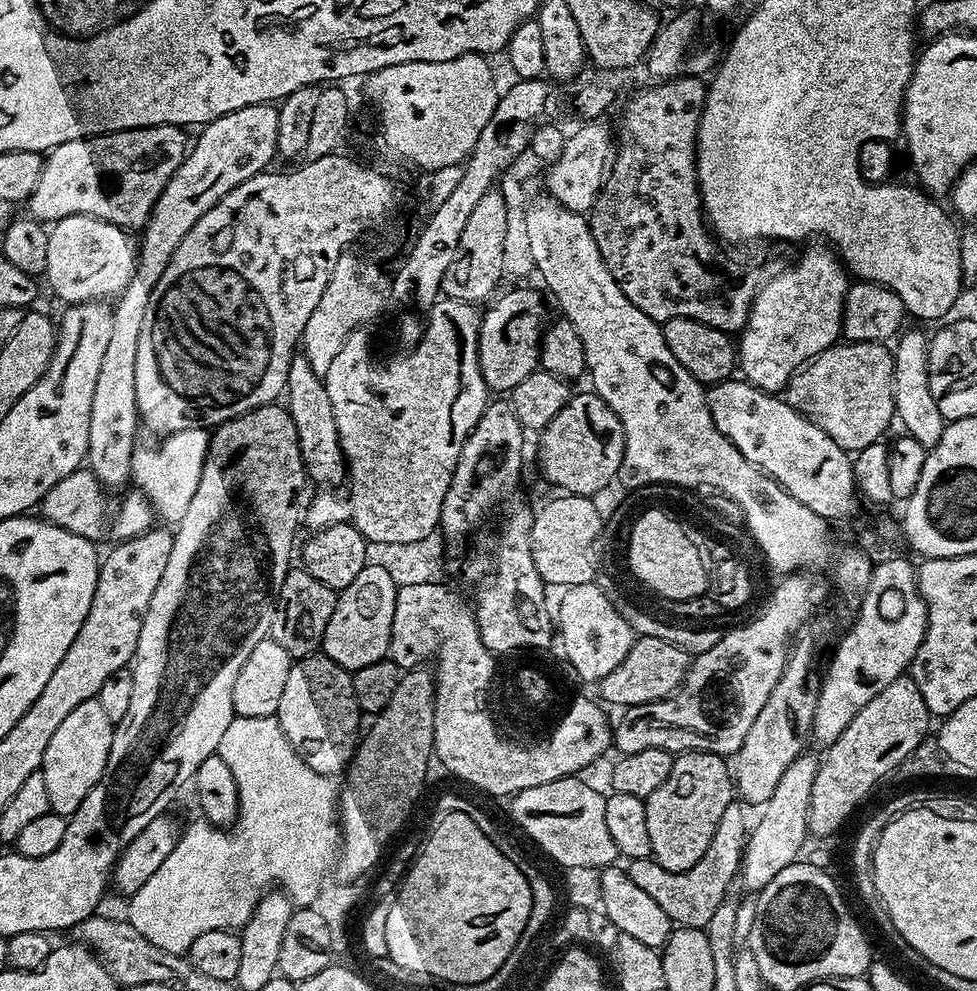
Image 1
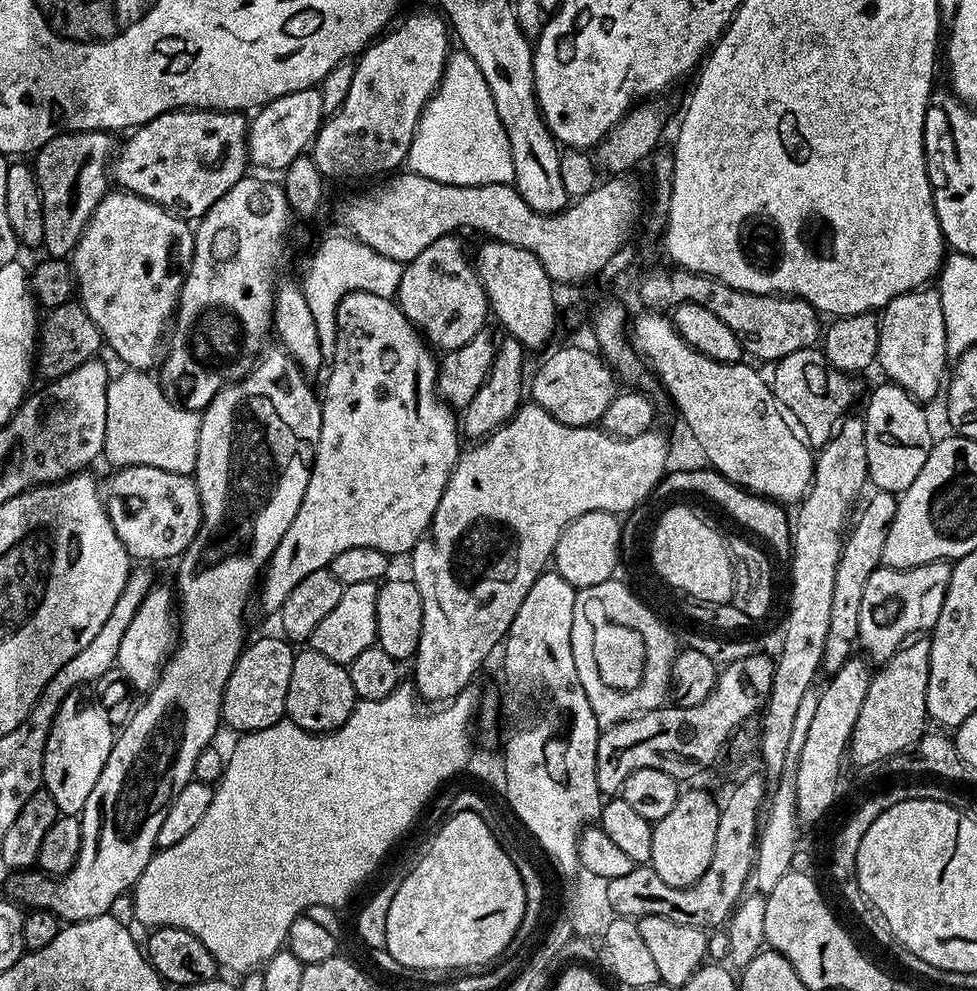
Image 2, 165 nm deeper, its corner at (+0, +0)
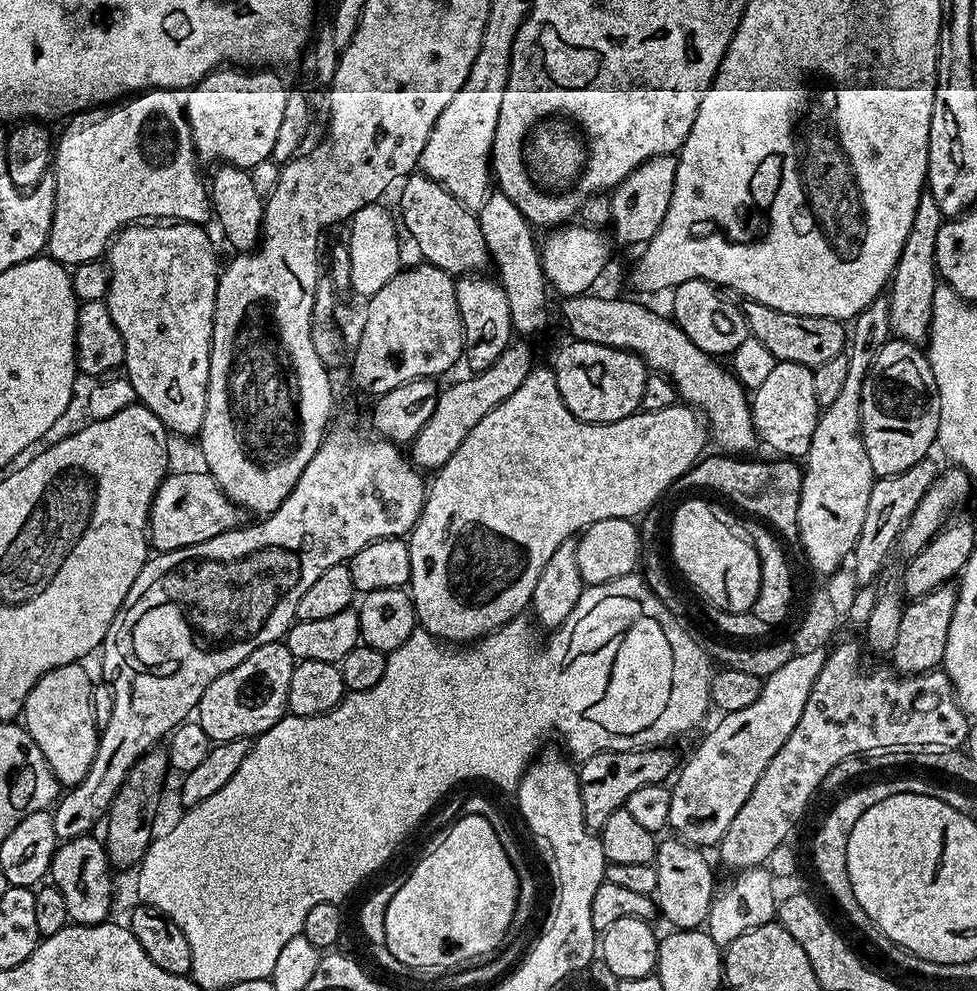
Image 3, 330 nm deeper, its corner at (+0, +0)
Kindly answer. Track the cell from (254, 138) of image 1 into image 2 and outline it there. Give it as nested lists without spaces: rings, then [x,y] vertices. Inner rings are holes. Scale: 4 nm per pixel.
[[[316,86],[312,88],[304,87],[302,90],[298,90],[297,92],[287,92],[287,94],[285,94],[282,98],[278,98],[277,100],[269,100],[267,101],[267,103],[263,105],[263,107],[259,109],[259,111],[255,113],[255,115],[256,114],[257,114],[256,117],[254,118],[251,117],[251,120],[248,126],[248,158],[249,158],[249,161],[251,161],[251,163],[255,165],[255,167],[257,164],[257,166],[260,168],[277,168],[277,170],[286,169],[288,166],[290,166],[290,162],[293,162],[294,158],[298,158],[299,155],[302,155],[309,151],[312,141],[315,140],[318,133],[320,133],[321,124],[323,124],[326,119],[326,115],[323,110],[322,94],[320,93],[319,87],[316,87]]]

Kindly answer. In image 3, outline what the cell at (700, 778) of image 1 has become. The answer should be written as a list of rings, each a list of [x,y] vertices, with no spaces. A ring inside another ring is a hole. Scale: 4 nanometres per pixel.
[[[679,838],[661,839],[656,849],[656,873],[658,886],[654,893],[656,906],[661,917],[672,923],[676,930],[696,930],[708,919],[712,908],[714,887],[712,888],[712,868],[701,849],[685,844]]]

